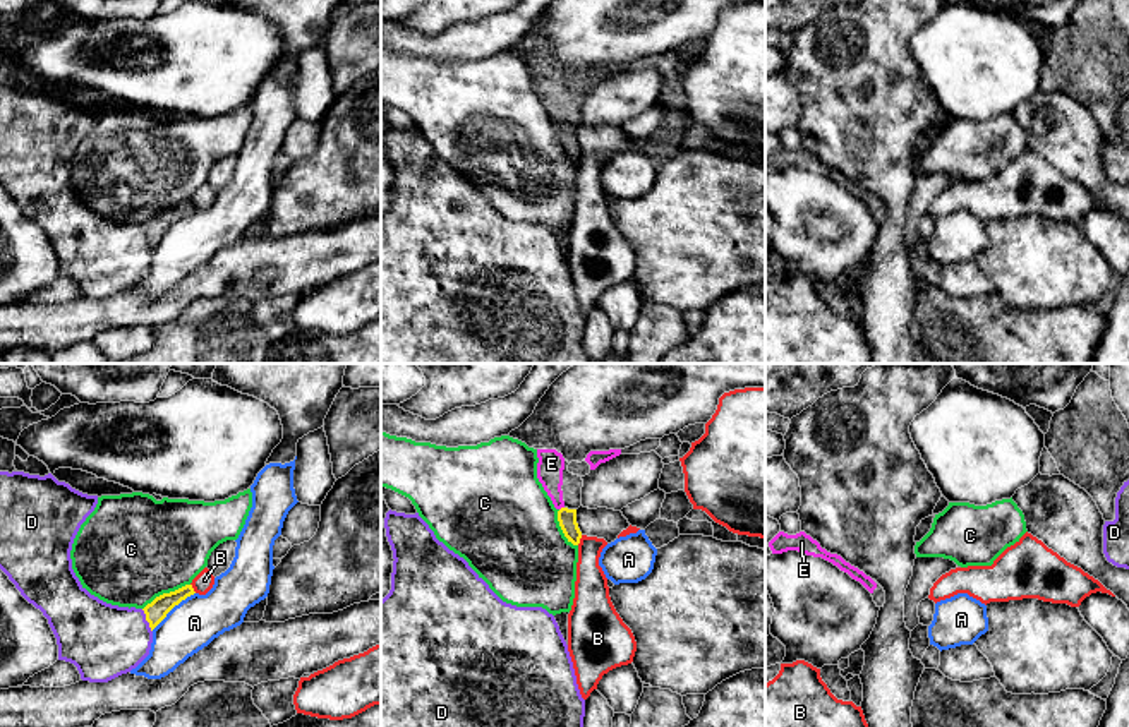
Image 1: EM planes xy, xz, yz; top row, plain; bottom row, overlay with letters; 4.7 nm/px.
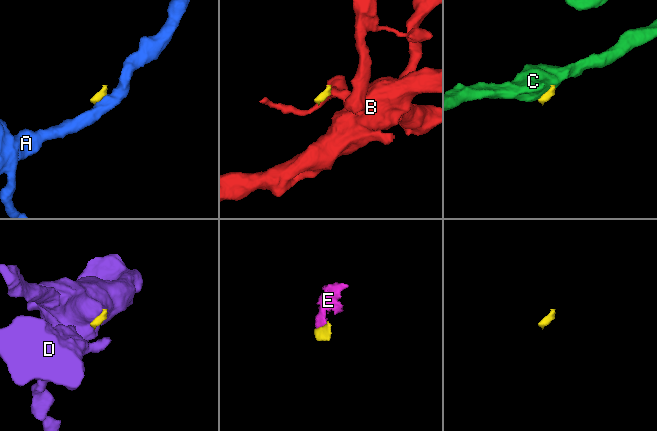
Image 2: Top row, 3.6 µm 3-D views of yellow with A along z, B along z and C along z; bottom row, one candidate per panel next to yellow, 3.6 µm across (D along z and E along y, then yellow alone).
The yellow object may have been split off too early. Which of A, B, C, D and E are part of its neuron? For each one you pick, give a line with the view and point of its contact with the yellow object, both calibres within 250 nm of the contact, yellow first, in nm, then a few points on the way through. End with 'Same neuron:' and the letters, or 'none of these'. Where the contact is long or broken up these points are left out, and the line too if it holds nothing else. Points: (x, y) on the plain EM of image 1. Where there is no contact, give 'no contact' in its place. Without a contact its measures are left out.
E: meets yellow in xz at (561, 124); 90 nm thick on the yellow side, 130 nm on the other; runs through xz (567, 134), (561, 124), (551, 100), (551, 79)
Same neuron: E

